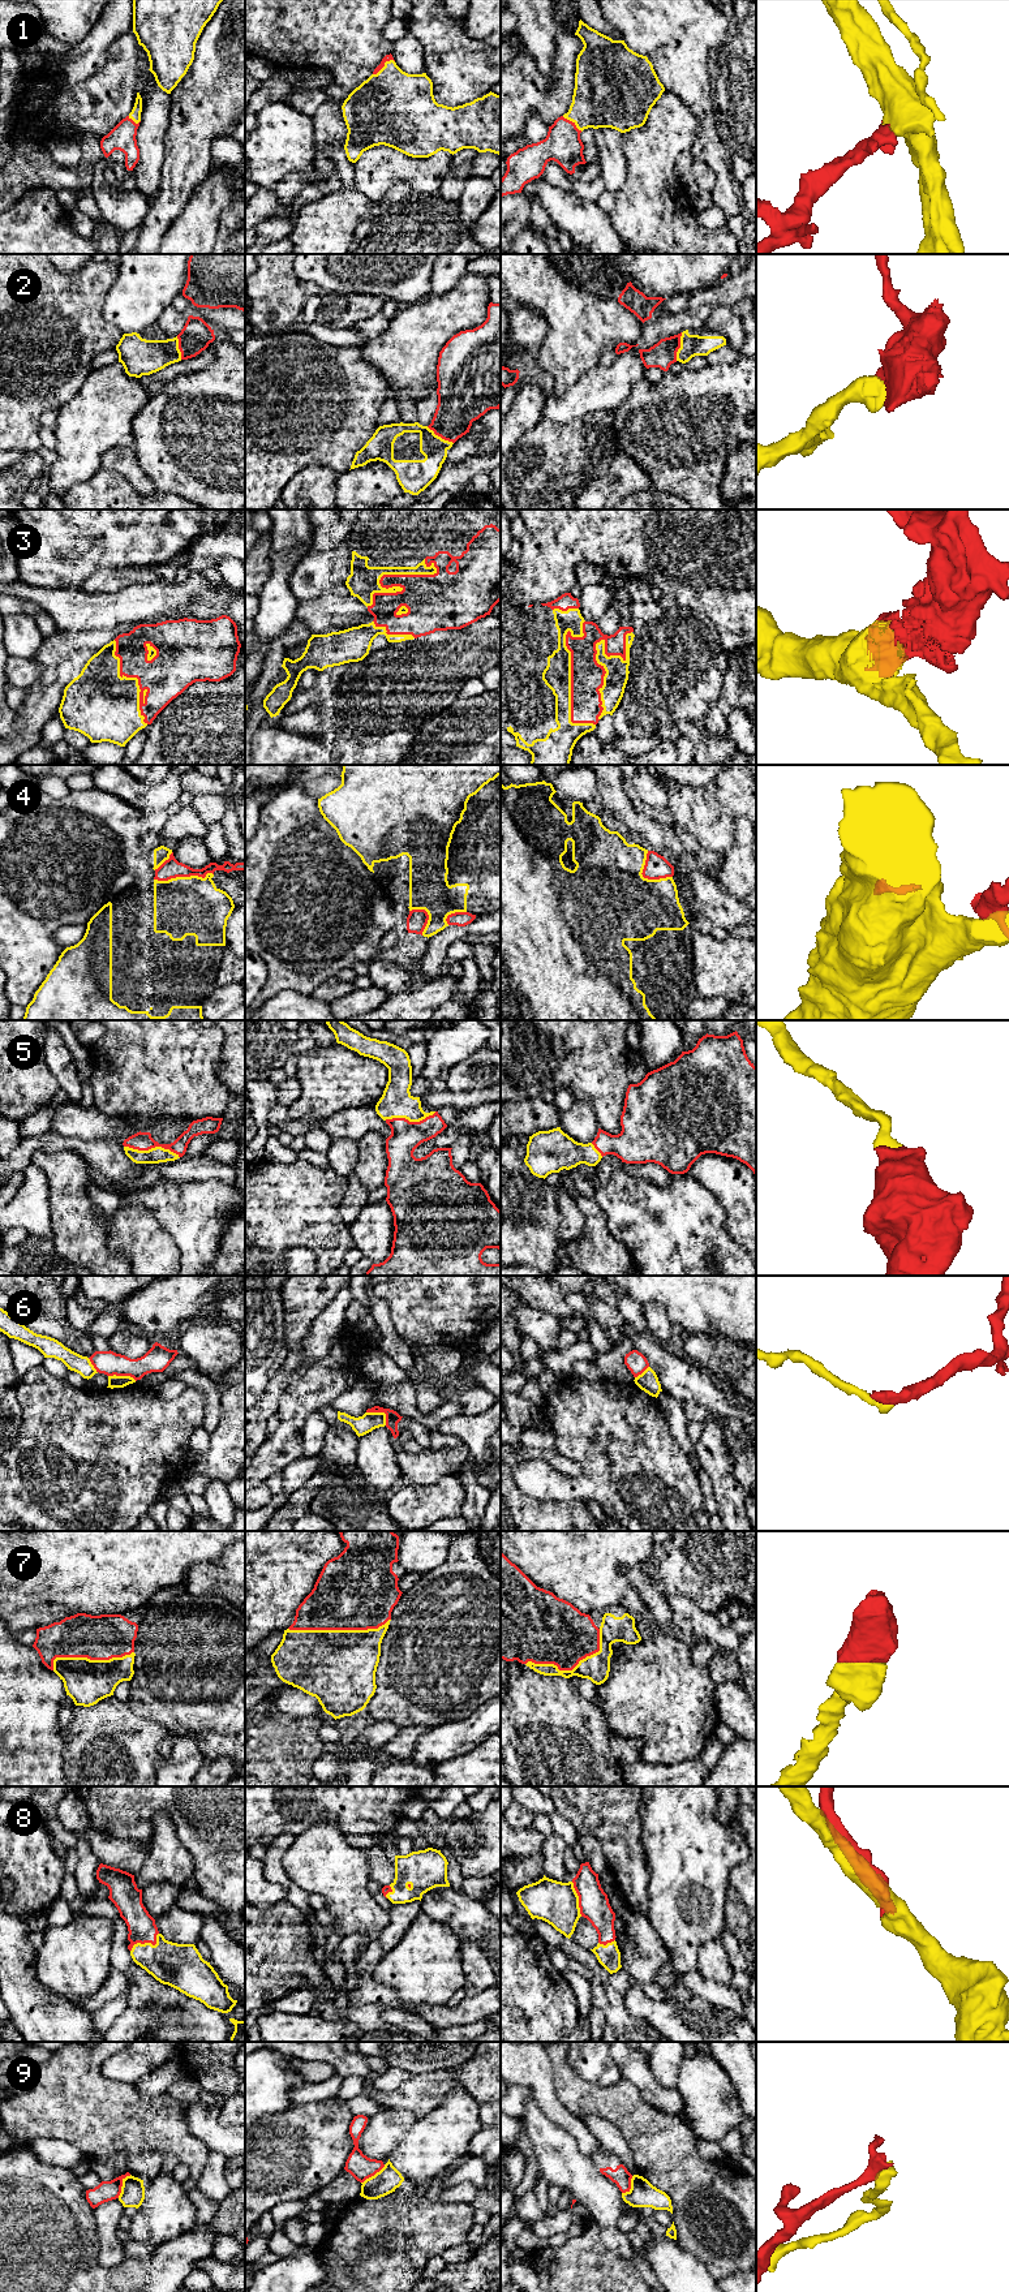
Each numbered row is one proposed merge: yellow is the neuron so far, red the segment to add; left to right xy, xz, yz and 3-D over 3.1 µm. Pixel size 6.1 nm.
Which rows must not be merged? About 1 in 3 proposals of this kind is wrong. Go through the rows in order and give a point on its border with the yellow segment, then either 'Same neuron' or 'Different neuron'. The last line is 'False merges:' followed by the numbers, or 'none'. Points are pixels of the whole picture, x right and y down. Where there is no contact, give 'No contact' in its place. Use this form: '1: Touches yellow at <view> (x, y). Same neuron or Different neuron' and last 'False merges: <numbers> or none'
1: Touches yellow at xz (385, 65). Same neuron
2: Touches yellow at yz (681, 347). Same neuron
3: Touches yellow at xz (378, 583). Same neuron
4: Touches yellow at xy (183, 877). Different neuron
5: Touches yellow at xy (151, 1148). Same neuron
6: Touches yellow at xz (381, 1413). Different neuron
7: Touches yellow at xz (339, 1630). Same neuron
8: Touches yellow at xy (146, 1943). Same neuron
9: Touches yellow at xy (123, 2185). Different neuron
False merges: 4, 6, 9

